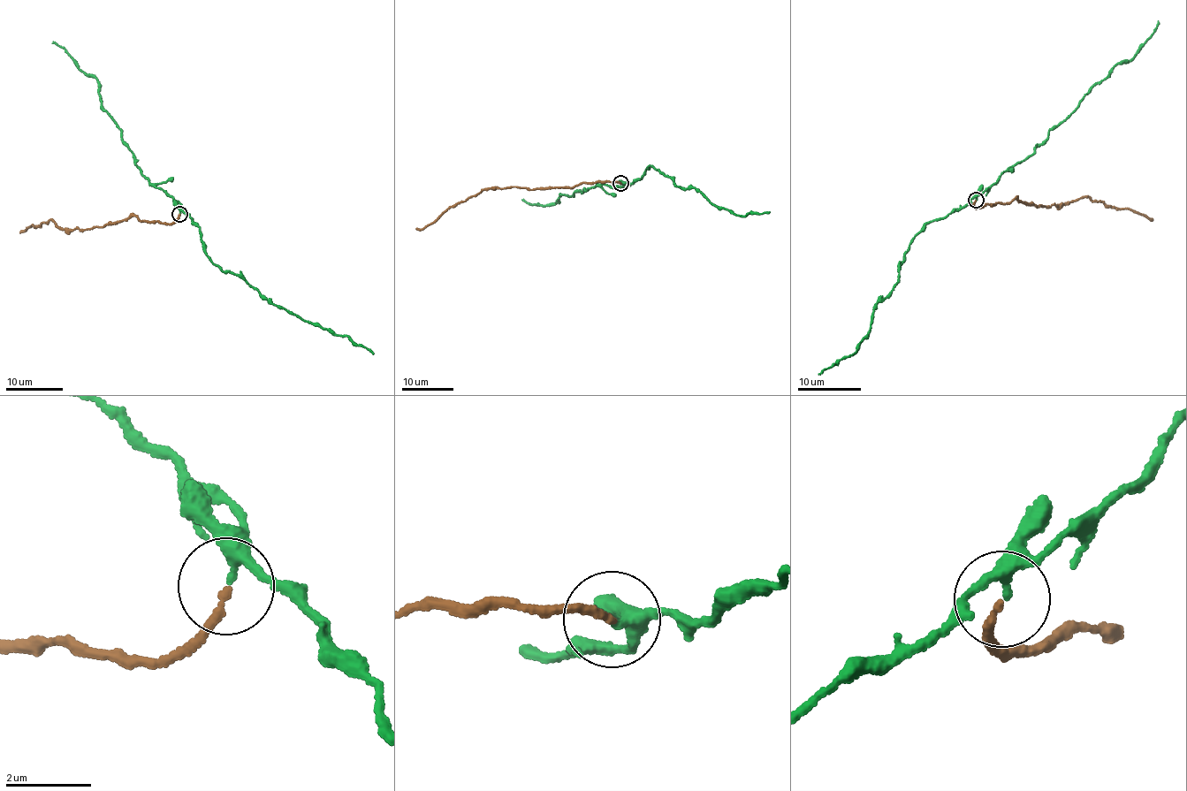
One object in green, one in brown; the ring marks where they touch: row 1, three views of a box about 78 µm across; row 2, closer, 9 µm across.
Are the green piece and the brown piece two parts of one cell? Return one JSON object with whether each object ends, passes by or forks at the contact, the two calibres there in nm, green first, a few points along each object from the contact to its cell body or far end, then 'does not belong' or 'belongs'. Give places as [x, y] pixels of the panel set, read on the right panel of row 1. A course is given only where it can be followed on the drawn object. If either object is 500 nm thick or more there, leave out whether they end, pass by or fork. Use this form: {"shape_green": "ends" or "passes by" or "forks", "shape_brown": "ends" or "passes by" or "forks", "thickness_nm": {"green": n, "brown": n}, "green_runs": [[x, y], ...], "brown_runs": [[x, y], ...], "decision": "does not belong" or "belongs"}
{"shape_green": "passes by", "shape_brown": "ends", "thickness_nm": {"green": 190, "brown": 170}, "green_runs": [[976, 200], [931, 221], [910, 242], [891, 293], [873, 305], [869, 331], [856, 352], [817, 374]], "brown_runs": [[976, 200], [977, 209], [1017, 198], [1038, 207], [1057, 206], [1086, 196], [1112, 207], [1129, 208], [1151, 220]], "decision": "belongs"}

